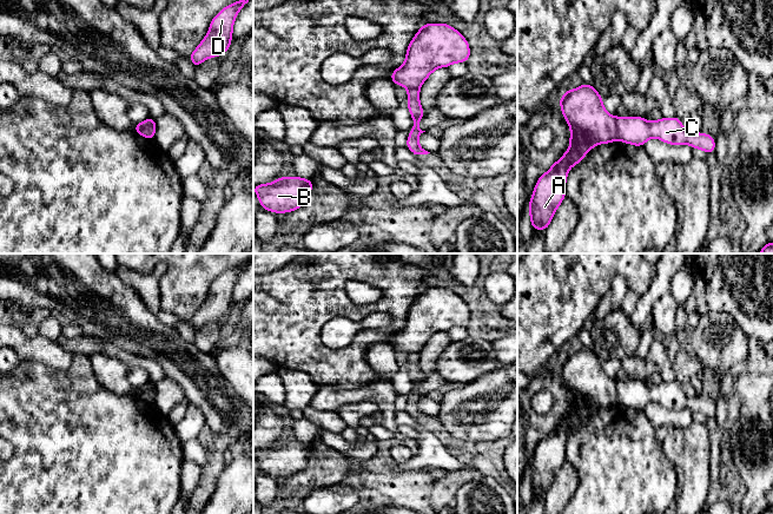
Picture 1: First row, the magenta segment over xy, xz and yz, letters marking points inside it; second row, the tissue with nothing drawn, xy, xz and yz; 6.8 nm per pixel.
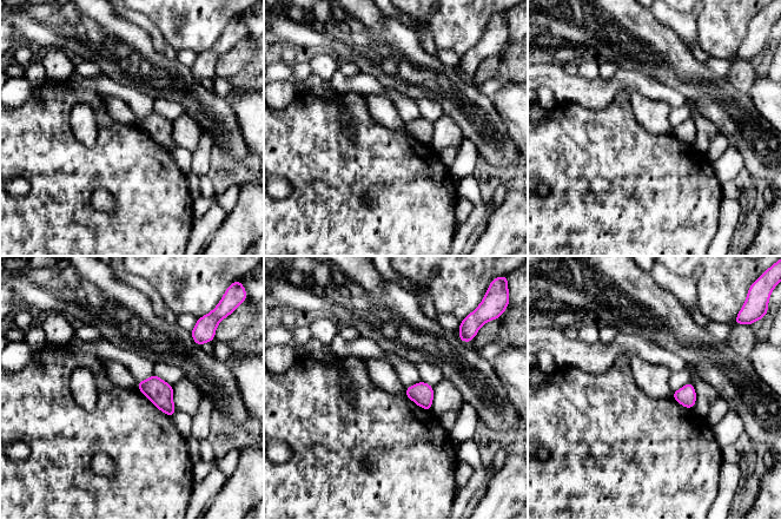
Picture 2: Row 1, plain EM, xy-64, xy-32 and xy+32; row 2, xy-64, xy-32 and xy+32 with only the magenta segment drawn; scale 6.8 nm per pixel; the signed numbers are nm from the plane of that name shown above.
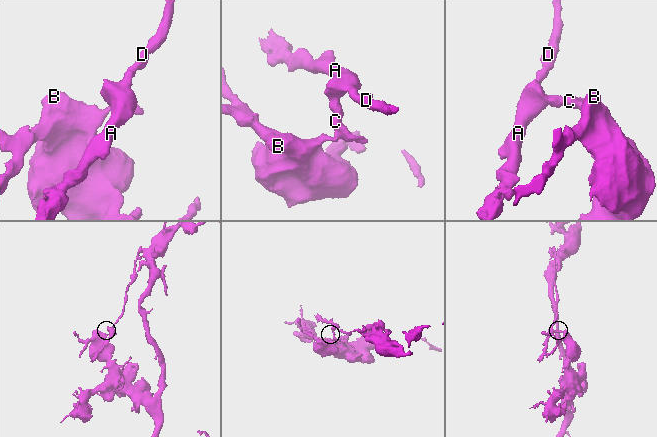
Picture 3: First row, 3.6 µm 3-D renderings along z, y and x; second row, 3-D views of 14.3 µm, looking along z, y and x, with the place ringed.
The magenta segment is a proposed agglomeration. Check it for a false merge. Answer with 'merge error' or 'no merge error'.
merge error

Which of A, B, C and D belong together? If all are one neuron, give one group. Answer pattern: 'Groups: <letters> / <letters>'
Groups: A D / B C

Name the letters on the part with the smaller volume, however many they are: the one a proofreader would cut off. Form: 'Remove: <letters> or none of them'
Remove: A, D

